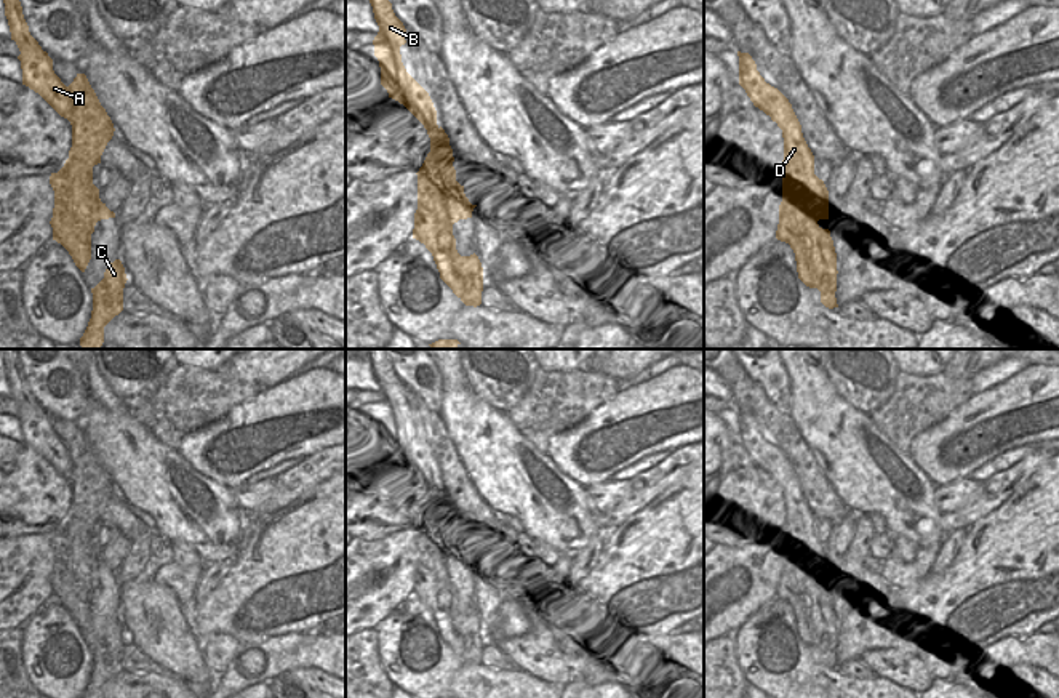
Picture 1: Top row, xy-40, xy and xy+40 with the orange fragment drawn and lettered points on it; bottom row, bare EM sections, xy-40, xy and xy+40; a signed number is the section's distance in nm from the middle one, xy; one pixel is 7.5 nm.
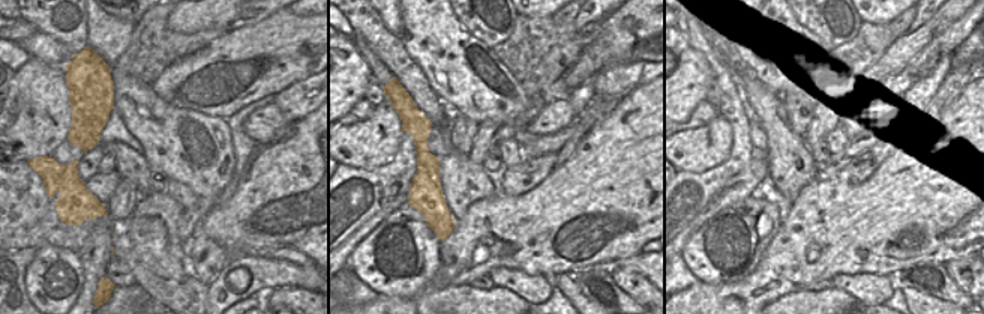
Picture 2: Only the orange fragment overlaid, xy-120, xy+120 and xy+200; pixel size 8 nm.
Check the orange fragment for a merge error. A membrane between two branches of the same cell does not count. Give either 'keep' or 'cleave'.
cleave

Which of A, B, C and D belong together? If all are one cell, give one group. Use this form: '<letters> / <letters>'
A B D / C

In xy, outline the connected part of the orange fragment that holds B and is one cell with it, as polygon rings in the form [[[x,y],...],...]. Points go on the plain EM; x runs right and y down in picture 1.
[[[368,349],[368,359],[379,384],[373,403],[381,426],[381,443],[387,448],[389,456],[403,463],[427,488],[430,511],[426,517],[430,520],[430,536],[432,541],[438,541],[450,551],[450,557],[453,559],[451,583],[472,576],[477,564],[469,560],[464,544],[456,540],[454,515],[438,506],[438,483],[434,461],[402,421],[400,405],[406,402],[406,387],[395,375],[384,349]]]

